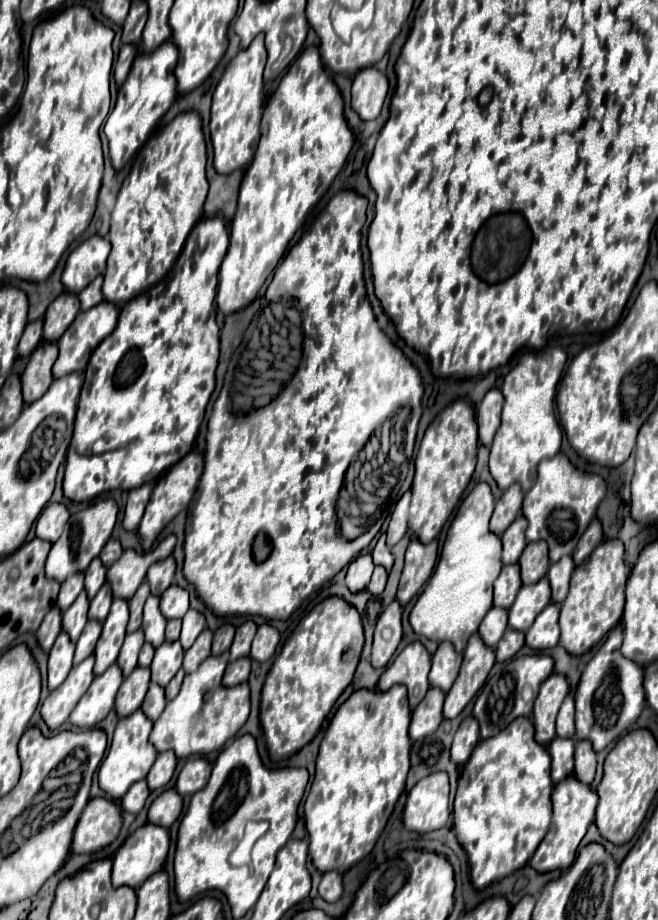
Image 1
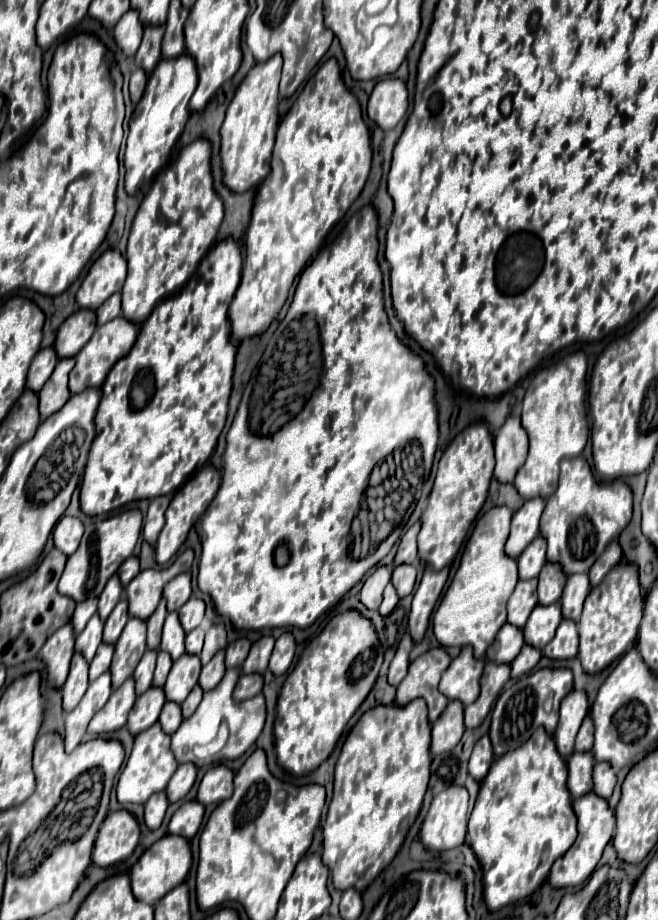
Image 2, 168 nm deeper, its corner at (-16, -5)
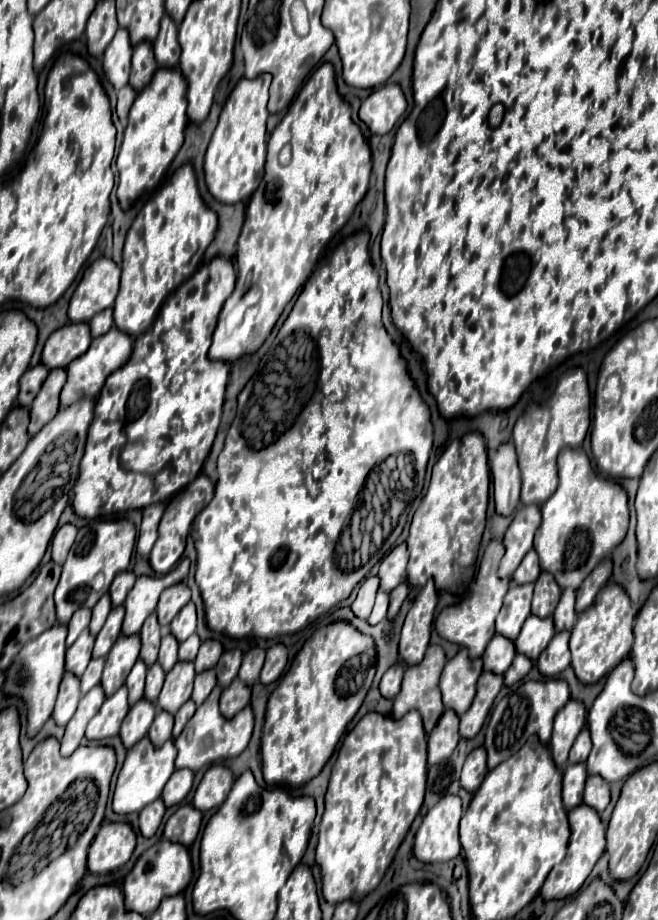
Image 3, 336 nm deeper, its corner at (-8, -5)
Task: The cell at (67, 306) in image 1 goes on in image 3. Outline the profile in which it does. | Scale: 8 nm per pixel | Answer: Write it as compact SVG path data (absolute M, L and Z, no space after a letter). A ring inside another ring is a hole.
M66 323L48 337L42 351L42 363L48 369L66 367L72 359L86 353L90 341L92 337L88 323Z

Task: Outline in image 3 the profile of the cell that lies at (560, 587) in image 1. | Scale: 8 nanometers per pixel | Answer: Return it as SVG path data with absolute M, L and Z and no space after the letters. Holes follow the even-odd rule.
M562 589L562 595L560 595L560 601L556 605L556 611L554 611L554 625L556 625L556 631L572 631L574 623L576 623L576 609L574 609L574 601L576 601L576 591L574 589Z

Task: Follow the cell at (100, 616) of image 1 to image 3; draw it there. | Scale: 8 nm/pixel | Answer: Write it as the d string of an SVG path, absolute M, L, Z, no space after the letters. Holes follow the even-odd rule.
M116 607L110 611L104 627L100 629L100 633L96 635L96 643L94 643L94 655L92 657L106 657L112 643L116 641L116 637L120 635L122 629L122 619L124 619L124 607Z

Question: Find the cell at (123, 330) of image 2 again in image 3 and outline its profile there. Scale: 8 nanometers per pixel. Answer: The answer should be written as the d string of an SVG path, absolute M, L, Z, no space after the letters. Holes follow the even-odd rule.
M112 327L108 333L92 339L92 345L88 347L88 351L80 357L76 357L76 361L72 361L72 365L66 367L68 371L68 381L60 393L60 405L62 407L68 407L72 405L74 401L78 401L80 397L96 397L106 381L106 377L116 371L118 367L122 367L128 357L132 353L132 339L128 337L128 333L120 333L120 329Z

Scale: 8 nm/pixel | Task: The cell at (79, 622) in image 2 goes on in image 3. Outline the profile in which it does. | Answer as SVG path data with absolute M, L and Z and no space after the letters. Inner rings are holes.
M78 609L70 623L68 623L68 639L66 639L66 645L72 645L76 641L76 637L80 635L80 631L84 631L90 623L90 609Z

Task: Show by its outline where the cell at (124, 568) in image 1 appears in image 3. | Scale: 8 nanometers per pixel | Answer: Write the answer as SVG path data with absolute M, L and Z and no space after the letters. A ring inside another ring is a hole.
M184 557L178 561L178 565L170 573L166 573L162 577L142 575L136 579L136 585L130 589L130 593L124 601L124 607L126 607L126 617L124 617L124 625L122 625L124 635L132 635L132 633L140 631L144 619L156 609L160 593L166 587L180 583L188 575L188 567L190 567L190 561L188 561L188 557Z

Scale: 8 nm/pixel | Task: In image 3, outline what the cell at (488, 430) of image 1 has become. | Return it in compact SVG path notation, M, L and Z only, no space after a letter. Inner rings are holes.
M502 443L490 459L490 473L494 483L496 511L500 515L510 515L520 503L520 471L516 461L514 445Z

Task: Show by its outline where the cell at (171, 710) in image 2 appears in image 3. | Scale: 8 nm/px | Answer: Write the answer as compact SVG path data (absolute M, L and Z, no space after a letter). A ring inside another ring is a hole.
M166 711L156 713L156 719L148 731L148 737L152 739L152 743L156 747L160 747L164 741L172 739L172 723L174 723L174 719L170 713L166 713Z

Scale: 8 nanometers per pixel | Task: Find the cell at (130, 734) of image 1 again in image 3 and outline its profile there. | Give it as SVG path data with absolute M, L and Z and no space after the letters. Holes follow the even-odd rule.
M148 737L140 739L132 749L128 749L124 765L118 773L118 781L112 797L112 809L124 815L124 813L140 811L148 803L156 801L162 795L166 781L174 773L174 759L176 759L176 747L172 741L166 741L162 747L154 747Z

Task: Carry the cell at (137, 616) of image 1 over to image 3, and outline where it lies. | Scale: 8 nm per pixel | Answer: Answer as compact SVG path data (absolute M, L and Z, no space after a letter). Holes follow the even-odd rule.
M152 613L152 617L148 617L148 621L144 621L142 631L140 631L140 637L142 637L140 659L146 665L152 665L156 661L156 657L158 657L158 647L160 647L160 637L162 637L162 631L160 631L160 625L158 625L158 619L156 619L156 613Z

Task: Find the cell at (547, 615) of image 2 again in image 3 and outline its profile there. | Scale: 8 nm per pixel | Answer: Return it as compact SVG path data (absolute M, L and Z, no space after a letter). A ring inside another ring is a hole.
M530 615L522 625L522 631L520 631L518 639L514 641L516 651L524 653L532 661L536 661L538 655L546 649L546 645L554 637L554 633L556 633L556 629L554 629L552 617L542 619L542 617Z

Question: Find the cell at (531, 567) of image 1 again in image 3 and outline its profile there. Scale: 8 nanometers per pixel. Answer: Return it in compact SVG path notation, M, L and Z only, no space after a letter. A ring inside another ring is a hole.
M546 571L540 573L540 577L534 583L534 599L532 599L532 613L538 617L548 617L556 609L556 603L560 599L560 587L556 585L554 577Z

